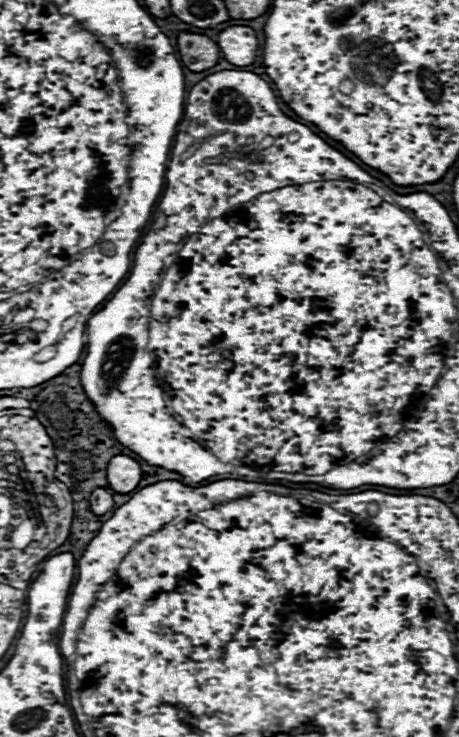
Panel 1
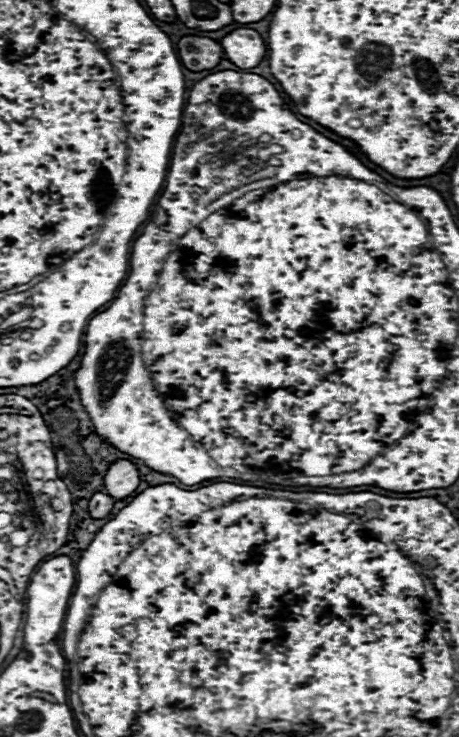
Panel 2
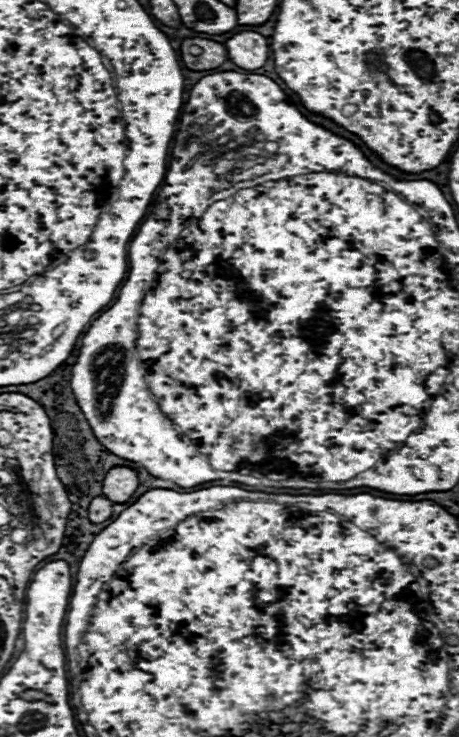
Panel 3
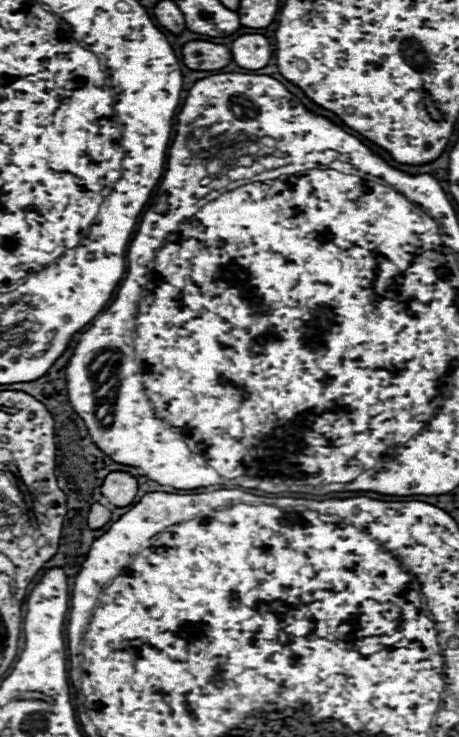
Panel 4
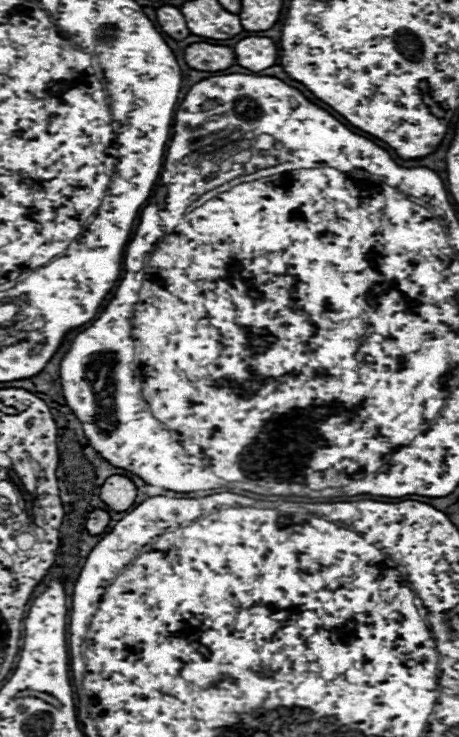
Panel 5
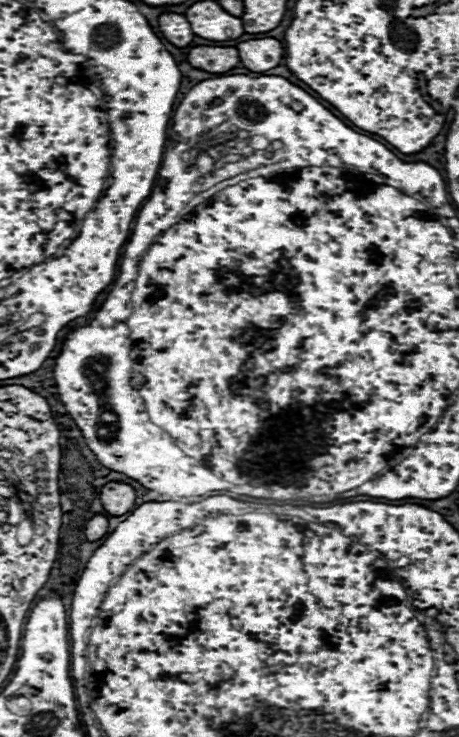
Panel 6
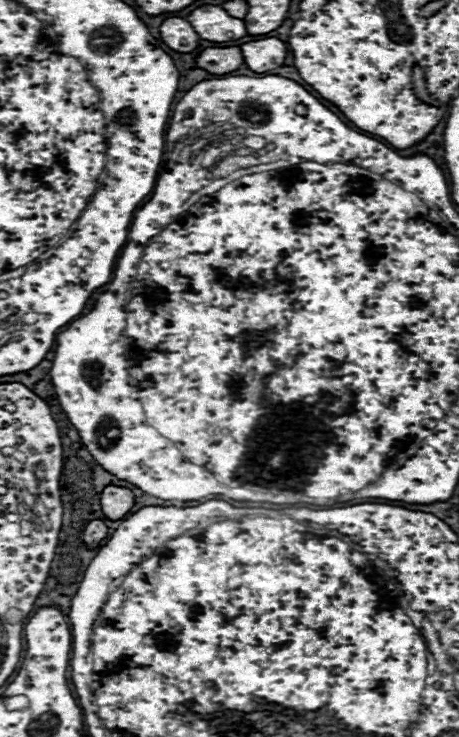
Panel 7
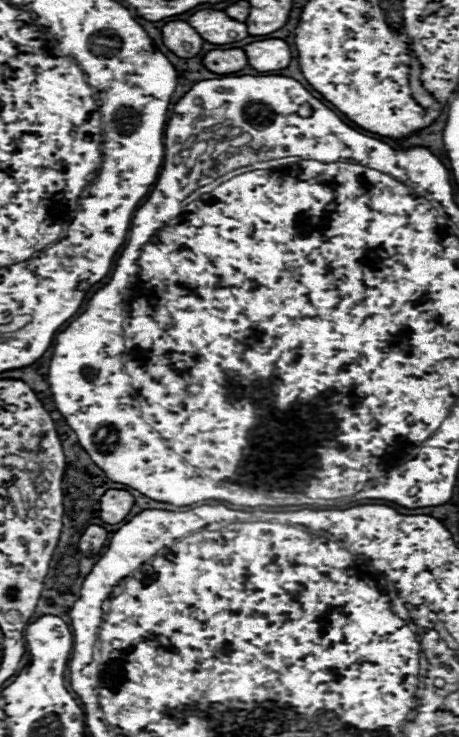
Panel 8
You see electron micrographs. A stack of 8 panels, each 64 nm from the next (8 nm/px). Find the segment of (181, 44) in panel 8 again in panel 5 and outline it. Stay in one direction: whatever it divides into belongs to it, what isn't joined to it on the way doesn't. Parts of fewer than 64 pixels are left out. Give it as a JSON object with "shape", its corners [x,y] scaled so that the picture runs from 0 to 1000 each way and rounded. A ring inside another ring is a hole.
{"shape":[[[353,8],[344,16],[344,33],[353,38],[353,43],[362,43],[370,52],[379,52],[383,57],[397,57],[401,52],[410,52],[414,41],[405,35],[405,27],[401,27],[401,19],[379,11],[379,8]]]}

